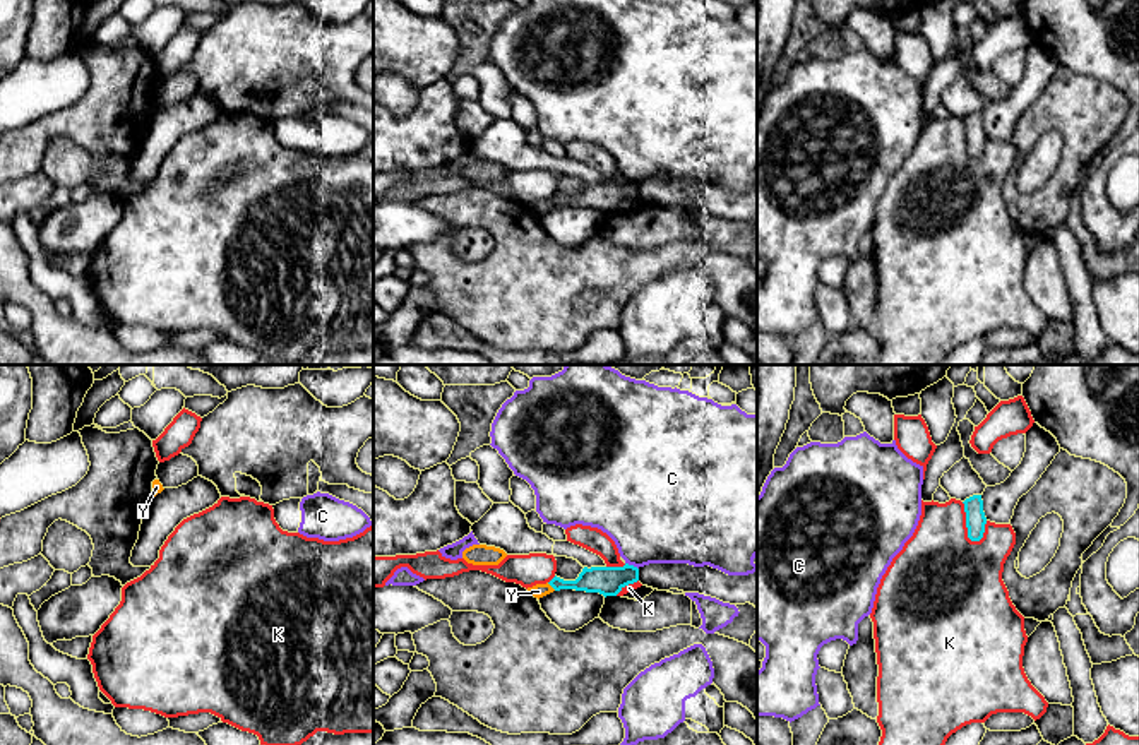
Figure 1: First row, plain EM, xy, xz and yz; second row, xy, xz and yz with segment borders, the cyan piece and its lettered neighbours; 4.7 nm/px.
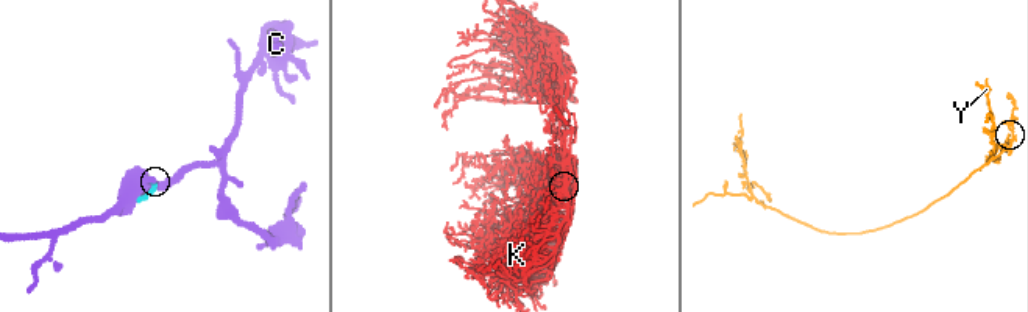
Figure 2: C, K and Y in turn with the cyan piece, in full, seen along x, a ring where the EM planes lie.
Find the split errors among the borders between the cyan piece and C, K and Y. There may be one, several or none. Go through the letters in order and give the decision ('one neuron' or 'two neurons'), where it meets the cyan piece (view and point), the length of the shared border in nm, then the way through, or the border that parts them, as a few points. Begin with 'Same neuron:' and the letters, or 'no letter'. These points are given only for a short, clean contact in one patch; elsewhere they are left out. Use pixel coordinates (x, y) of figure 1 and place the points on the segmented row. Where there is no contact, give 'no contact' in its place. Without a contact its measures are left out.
Same neuron: no letter
C: two neurons; meets cyan in xz at (632, 566); contact 70 nm long
K: two neurons; meets cyan in yz at (966, 524); contact 200 nm long
Y: two neurons; meets cyan in xz at (552, 586); contact 60 nm long; border along xz (547, 583), (555, 590)

